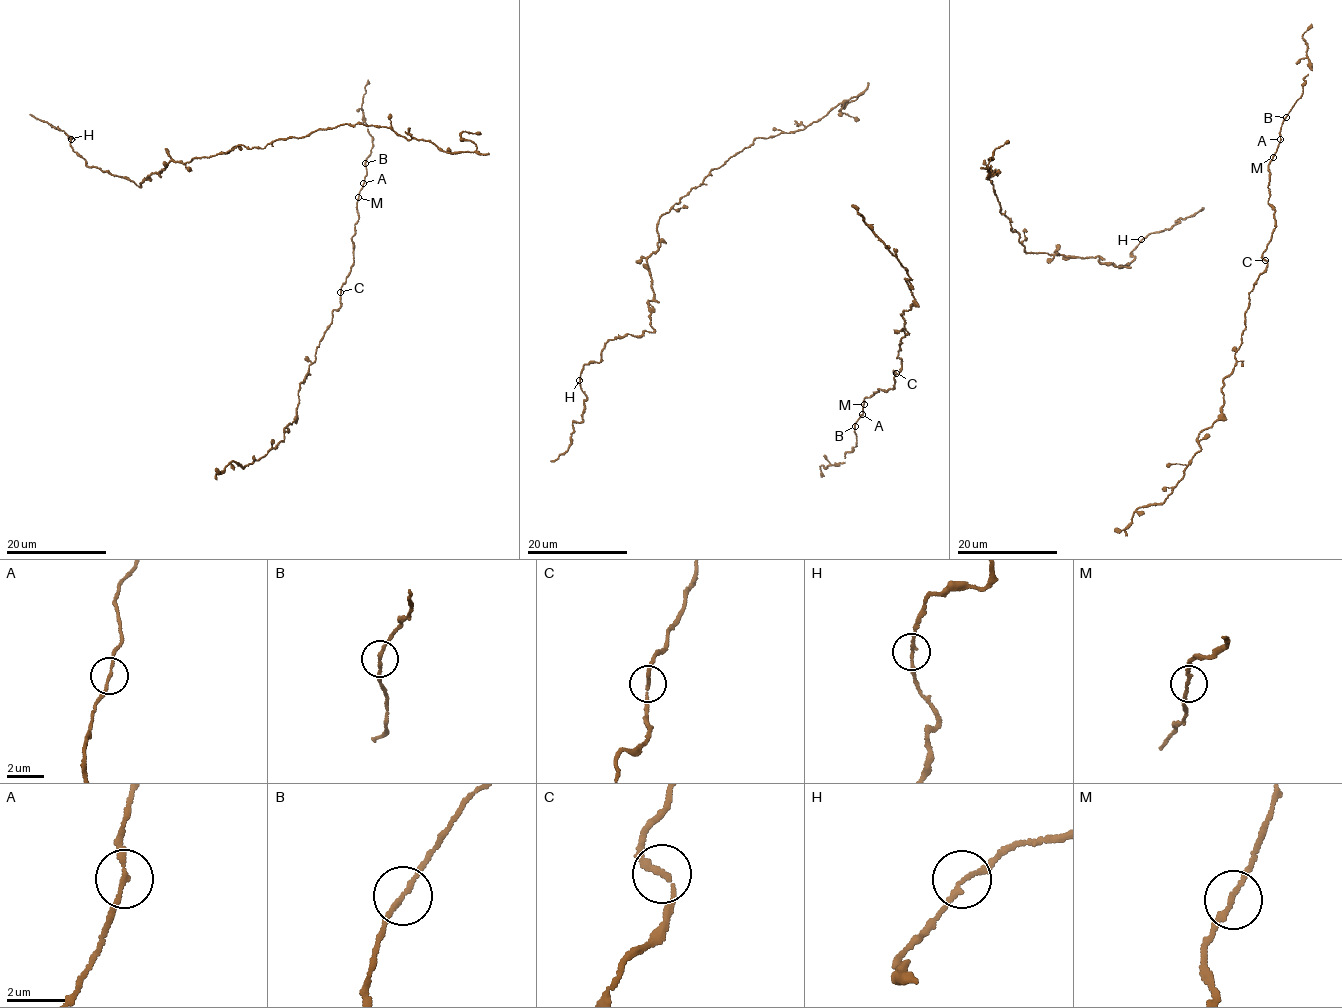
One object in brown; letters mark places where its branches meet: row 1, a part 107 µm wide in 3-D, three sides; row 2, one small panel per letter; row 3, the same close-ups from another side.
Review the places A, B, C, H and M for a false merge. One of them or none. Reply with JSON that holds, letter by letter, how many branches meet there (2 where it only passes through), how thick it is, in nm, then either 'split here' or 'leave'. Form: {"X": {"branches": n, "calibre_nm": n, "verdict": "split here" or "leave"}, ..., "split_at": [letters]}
{"A": {"branches": 2, "calibre_nm": 150, "verdict": "leave"}, "B": {"branches": 2, "calibre_nm": 150, "verdict": "leave"}, "C": {"branches": 2, "calibre_nm": 180, "verdict": "leave"}, "H": {"branches": 2, "calibre_nm": 140, "verdict": "leave"}, "M": {"branches": 2, "calibre_nm": 150, "verdict": "leave"}, "split_at": []}

